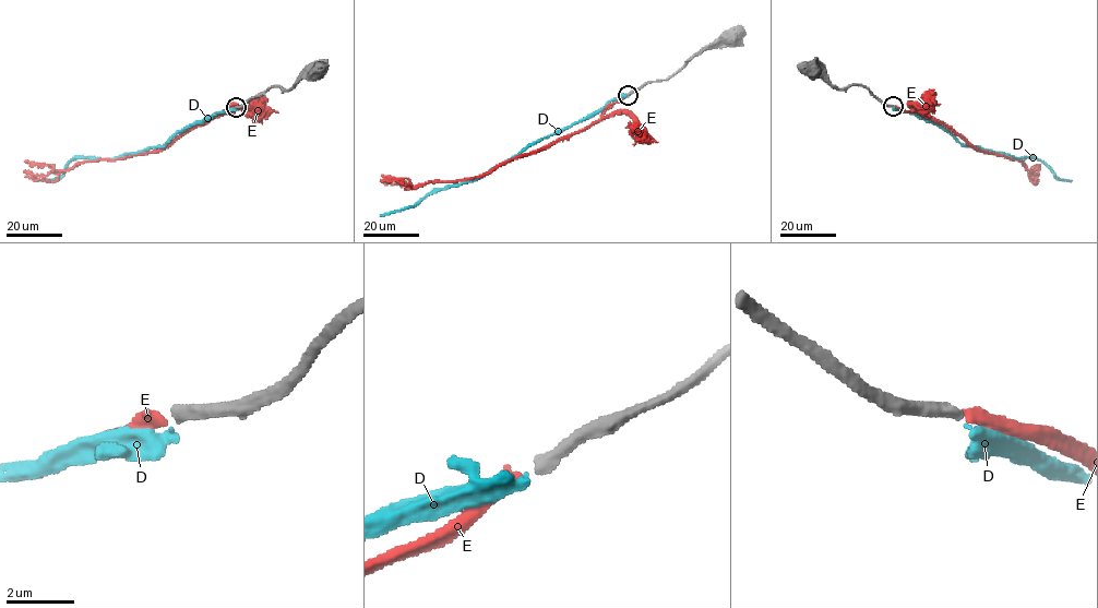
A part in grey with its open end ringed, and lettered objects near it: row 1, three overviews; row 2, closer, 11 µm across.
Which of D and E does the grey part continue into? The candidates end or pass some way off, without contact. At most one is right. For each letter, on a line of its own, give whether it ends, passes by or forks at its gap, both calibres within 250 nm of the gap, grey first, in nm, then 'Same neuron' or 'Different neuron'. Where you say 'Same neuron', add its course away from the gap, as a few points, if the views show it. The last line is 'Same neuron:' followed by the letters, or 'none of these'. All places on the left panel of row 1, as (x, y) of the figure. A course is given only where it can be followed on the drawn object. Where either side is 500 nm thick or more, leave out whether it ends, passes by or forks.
D: It ends there. Thickness 380 nm (grey) against 300 nm. Different neuron
E: It ends there. Thickness 380 nm (grey) against 400 nm. Same neuron. Its course: (235, 107), (216, 112), (162, 148), (120, 158), (80, 162), (70, 168), (52, 169), (43, 175), (23, 170)
Same neuron: E

